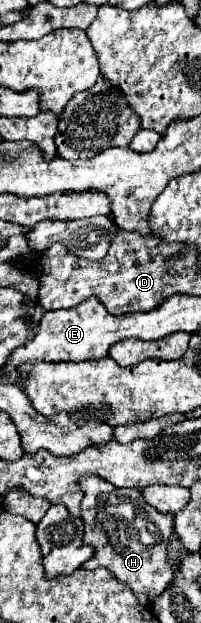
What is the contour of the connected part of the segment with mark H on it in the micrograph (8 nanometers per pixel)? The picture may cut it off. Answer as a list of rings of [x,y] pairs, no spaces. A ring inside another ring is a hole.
[[[97,476],[83,478],[83,480],[81,480],[81,486],[83,486],[83,492],[85,492],[85,496],[83,496],[83,504],[81,504],[81,518],[83,518],[83,524],[85,524],[83,542],[85,542],[85,544],[89,544],[89,546],[95,550],[93,558],[89,558],[89,560],[83,564],[83,568],[85,568],[85,570],[107,568],[107,570],[109,570],[109,572],[111,572],[119,582],[123,582],[125,586],[129,586],[129,588],[133,590],[133,594],[137,596],[137,600],[139,600],[141,604],[151,604],[151,602],[153,602],[153,598],[157,598],[157,594],[161,594],[161,590],[165,590],[165,586],[171,582],[171,578],[173,578],[173,574],[175,574],[175,568],[173,568],[173,566],[171,566],[171,562],[167,560],[167,544],[169,544],[169,536],[171,536],[171,532],[173,532],[173,516],[169,516],[169,514],[161,514],[161,512],[157,512],[155,508],[151,508],[151,506],[143,500],[143,496],[141,496],[141,492],[139,492],[139,490],[117,488],[117,486],[113,486],[113,484],[109,484],[109,482],[105,482],[105,480],[97,478]],[[117,494],[131,494],[131,502],[125,502],[125,504],[129,504],[129,510],[125,510],[125,512],[123,512],[123,516],[121,516],[121,504],[117,506]]]

